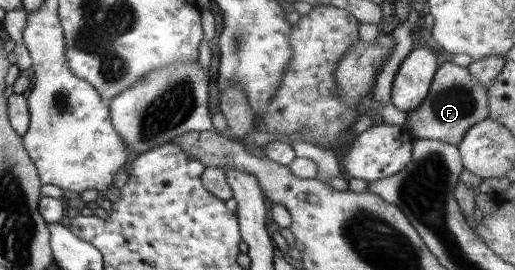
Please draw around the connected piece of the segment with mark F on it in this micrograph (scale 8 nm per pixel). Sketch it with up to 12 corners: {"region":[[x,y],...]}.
{"region":[[444,62],[406,115],[414,139],[456,146],[489,117],[486,89]]}

